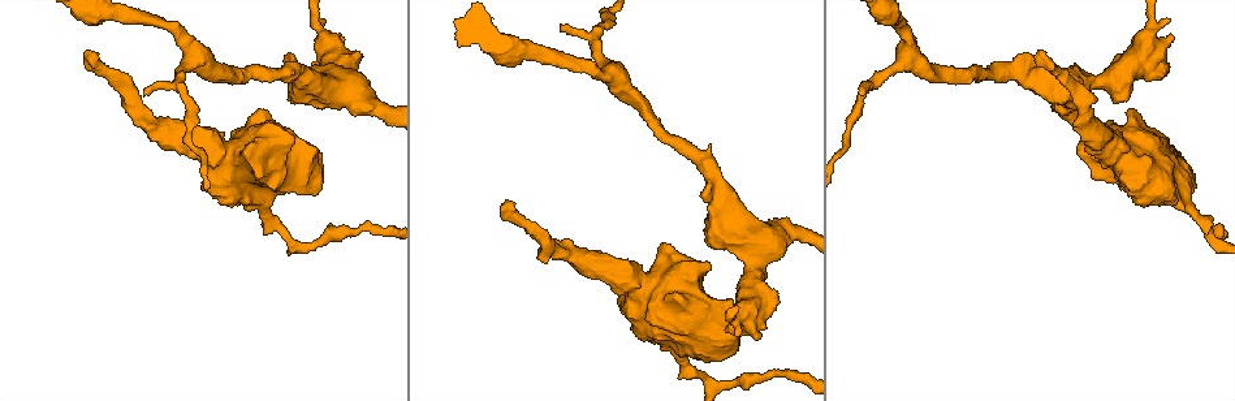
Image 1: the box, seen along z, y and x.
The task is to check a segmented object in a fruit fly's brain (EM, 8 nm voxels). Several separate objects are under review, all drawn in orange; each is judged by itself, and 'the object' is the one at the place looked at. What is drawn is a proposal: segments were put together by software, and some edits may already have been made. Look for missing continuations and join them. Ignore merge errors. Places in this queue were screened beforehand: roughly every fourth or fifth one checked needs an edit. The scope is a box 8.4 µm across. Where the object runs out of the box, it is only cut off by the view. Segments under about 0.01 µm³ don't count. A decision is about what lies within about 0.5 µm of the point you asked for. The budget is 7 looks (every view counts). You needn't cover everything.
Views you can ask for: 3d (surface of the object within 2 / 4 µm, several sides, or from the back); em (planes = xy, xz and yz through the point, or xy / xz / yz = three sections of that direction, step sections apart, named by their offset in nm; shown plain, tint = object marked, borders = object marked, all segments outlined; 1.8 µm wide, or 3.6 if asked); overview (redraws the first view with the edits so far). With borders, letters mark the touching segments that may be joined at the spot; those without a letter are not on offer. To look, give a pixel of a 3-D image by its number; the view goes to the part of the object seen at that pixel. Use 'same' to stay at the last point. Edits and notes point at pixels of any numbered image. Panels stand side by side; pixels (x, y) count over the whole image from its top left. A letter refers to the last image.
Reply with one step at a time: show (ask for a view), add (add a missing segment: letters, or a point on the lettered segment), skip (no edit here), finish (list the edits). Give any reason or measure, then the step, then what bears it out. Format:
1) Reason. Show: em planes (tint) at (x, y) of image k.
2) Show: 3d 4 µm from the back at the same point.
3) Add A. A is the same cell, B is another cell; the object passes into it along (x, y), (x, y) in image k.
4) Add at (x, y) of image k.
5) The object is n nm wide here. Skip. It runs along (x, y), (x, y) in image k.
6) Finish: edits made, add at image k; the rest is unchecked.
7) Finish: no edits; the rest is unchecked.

Show: 3d 4 µm at (1127, 188) of image 1.

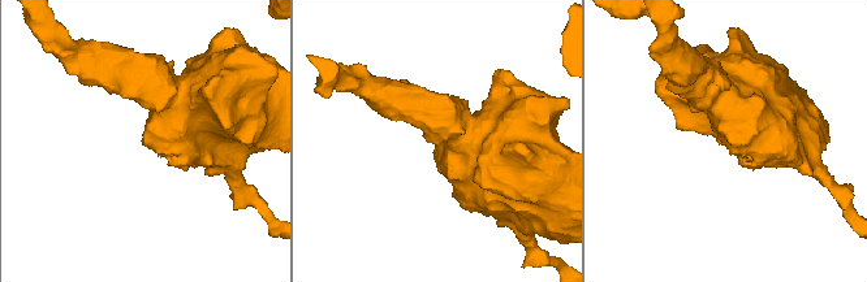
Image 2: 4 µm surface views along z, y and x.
Show: em 3.6 µm yz step 4 (tint) at (727, 136) of image 2.

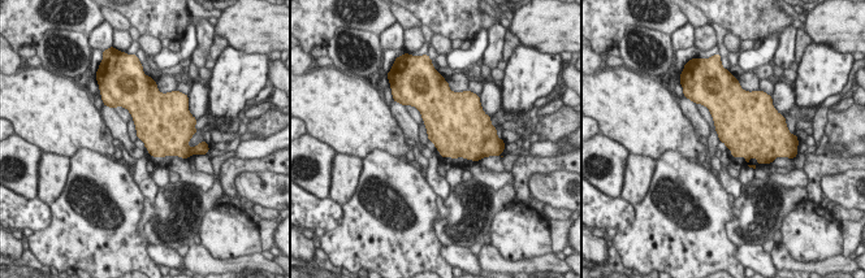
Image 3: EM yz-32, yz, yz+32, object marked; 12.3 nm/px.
Show: em 3.6 µm planes (borders) at the same point.

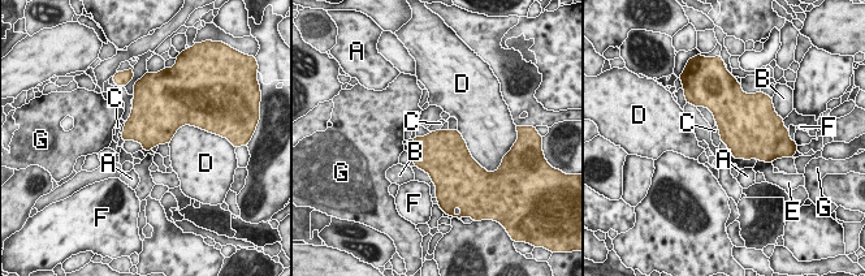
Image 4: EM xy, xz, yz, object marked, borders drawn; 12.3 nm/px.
The object is 480 nm wide here; the longest contact is with D, 500 nm. Skip. A, B, C, D, E, F and G are other cells; none of them fits.

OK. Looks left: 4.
Free end. Show: em planes (tint) at (1164, 69) of image 1.

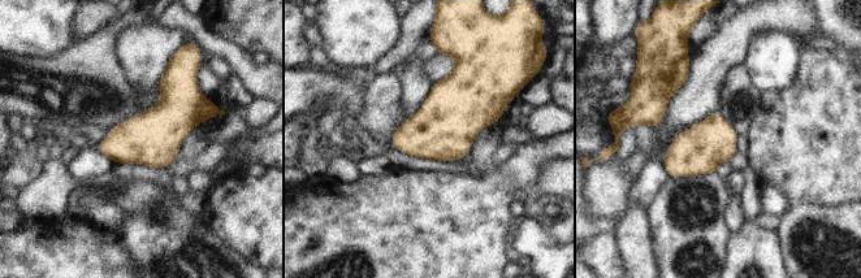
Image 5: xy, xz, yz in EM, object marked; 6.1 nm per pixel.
See the neighbours. Show: em planes (borders) at the same point.

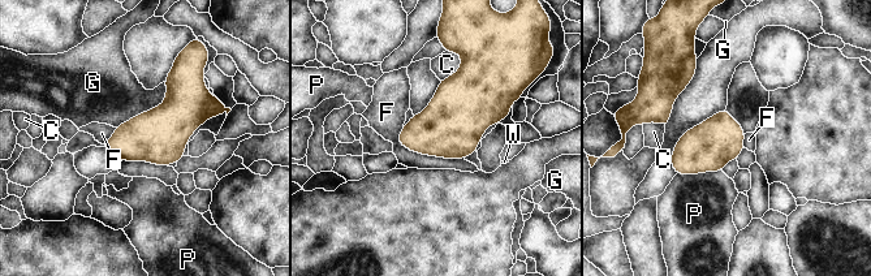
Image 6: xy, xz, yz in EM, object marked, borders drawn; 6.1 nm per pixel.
The object is 300 nm wide here. Skip. C, F, G, P and W are other cells; a border runs along (397, 137), (417, 152), (464, 159) in image 6; no lettered segment goes on from it.

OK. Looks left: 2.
Branch stops here. Show: em planes (borders) at (1034, 57) of image 1.

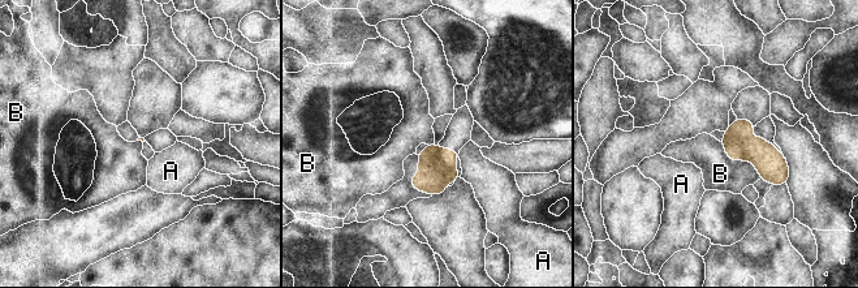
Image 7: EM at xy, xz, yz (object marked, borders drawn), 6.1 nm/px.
Skip. A and B are other cells; a border runs along (720, 142), (733, 160), (747, 160) in image 7; no lettered segment goes on from it.

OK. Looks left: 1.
Finish: no edits; the rest is unchecked.

